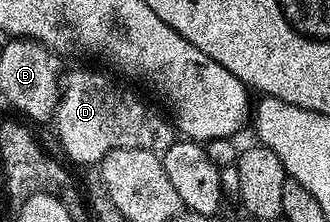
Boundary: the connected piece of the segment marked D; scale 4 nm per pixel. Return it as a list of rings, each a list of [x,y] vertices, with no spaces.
[[[87,68],[70,72],[62,81],[53,121],[69,159],[95,166],[105,158],[105,154],[109,154],[109,150],[140,148],[161,154],[175,144],[177,129],[174,123],[162,111],[154,112],[137,93]]]

